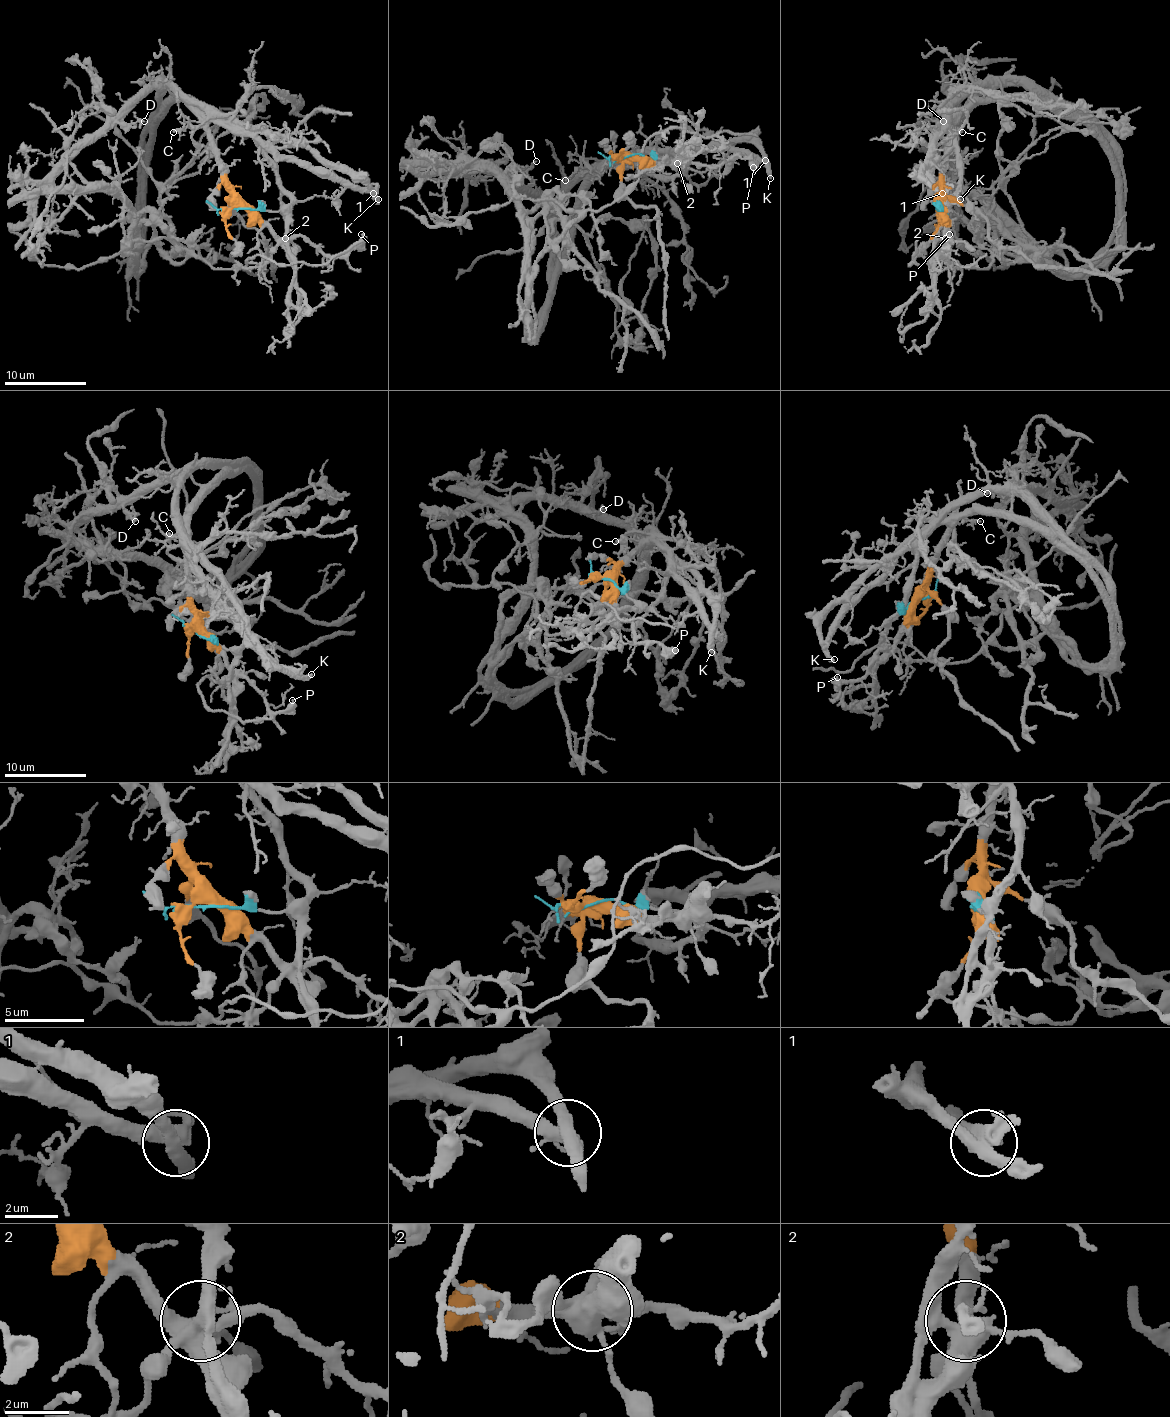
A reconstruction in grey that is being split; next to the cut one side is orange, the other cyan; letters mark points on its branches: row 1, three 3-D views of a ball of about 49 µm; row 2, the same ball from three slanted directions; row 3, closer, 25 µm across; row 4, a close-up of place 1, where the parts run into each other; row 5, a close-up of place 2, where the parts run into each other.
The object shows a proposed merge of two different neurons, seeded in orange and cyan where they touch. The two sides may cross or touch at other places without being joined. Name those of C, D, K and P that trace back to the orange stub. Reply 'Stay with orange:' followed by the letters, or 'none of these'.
Stay with orange: C, P

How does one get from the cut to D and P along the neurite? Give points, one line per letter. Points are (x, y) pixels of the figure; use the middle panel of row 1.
D: (623, 157), (642, 153), (683, 167), (672, 178), (592, 167), (555, 204), (510, 174), (537, 161)
P: (623, 157), (718, 165), (742, 155), (753, 163), (753, 167)

